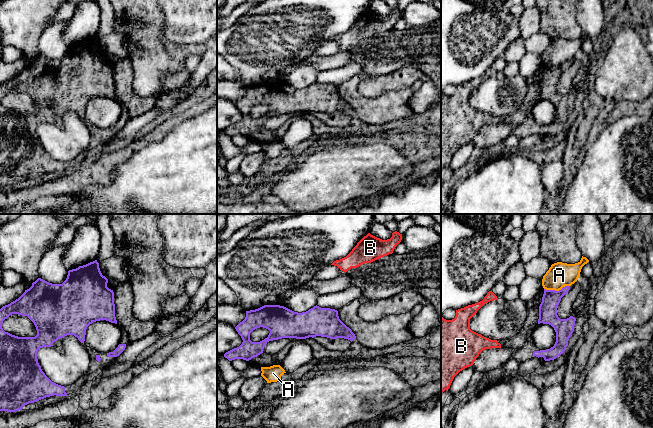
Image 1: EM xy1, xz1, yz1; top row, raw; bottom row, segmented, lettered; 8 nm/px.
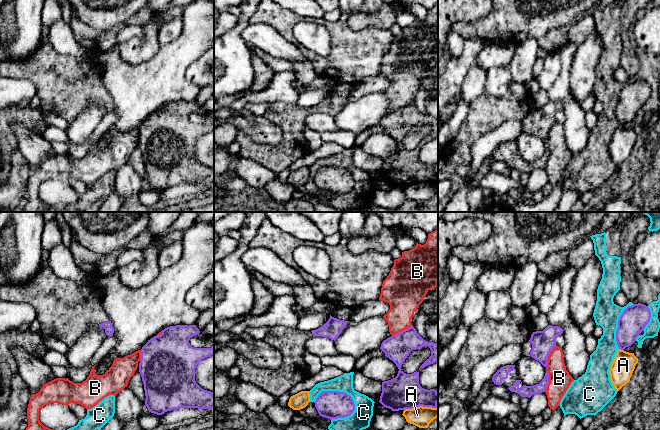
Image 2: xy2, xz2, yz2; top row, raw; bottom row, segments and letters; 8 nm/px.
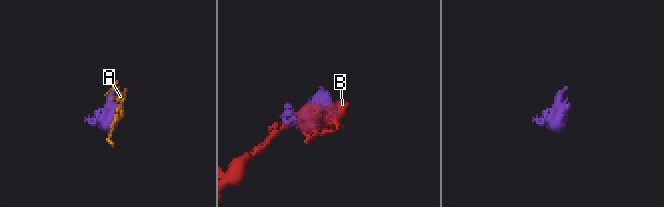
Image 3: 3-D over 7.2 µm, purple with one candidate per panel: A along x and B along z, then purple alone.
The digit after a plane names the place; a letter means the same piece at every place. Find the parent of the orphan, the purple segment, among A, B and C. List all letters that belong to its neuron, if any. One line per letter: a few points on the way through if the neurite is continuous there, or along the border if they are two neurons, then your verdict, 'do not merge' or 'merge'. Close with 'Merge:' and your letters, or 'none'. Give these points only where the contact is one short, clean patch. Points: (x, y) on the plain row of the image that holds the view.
A: do not merge
B: do not merge
C: do not merge
Merge: none

